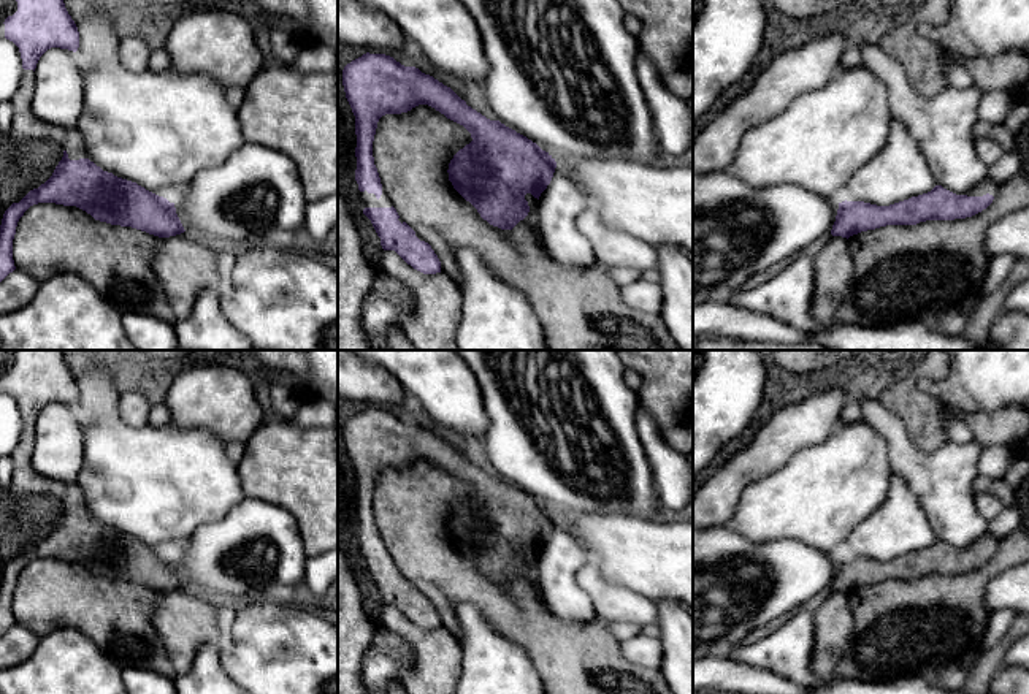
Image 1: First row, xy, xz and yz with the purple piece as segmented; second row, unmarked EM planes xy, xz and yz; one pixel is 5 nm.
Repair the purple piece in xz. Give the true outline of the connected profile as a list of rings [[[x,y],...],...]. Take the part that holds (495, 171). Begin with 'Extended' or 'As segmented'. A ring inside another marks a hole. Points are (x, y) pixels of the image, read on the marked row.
Extended. [[[366,52],[352,60],[342,70],[342,86],[355,116],[355,181],[360,190],[363,214],[371,220],[381,238],[382,249],[395,250],[407,265],[423,274],[441,273],[441,261],[428,242],[420,241],[406,222],[401,223],[398,220],[400,215],[381,182],[373,157],[373,141],[382,116],[401,114],[419,105],[428,105],[447,119],[463,125],[471,133],[472,141],[460,149],[450,160],[447,170],[449,181],[453,189],[477,209],[484,220],[501,230],[512,230],[523,220],[530,212],[525,195],[531,193],[539,200],[553,177],[557,162],[536,143],[499,120],[487,119],[468,106],[450,87],[415,67],[401,65],[390,55]]]

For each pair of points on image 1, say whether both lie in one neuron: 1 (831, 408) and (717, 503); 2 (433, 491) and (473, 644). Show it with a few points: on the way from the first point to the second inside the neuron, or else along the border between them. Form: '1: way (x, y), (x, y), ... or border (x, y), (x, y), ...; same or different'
1: way (801, 425), (788, 430), (742, 472); same
2: border (455, 606), (471, 602), (490, 626); different

